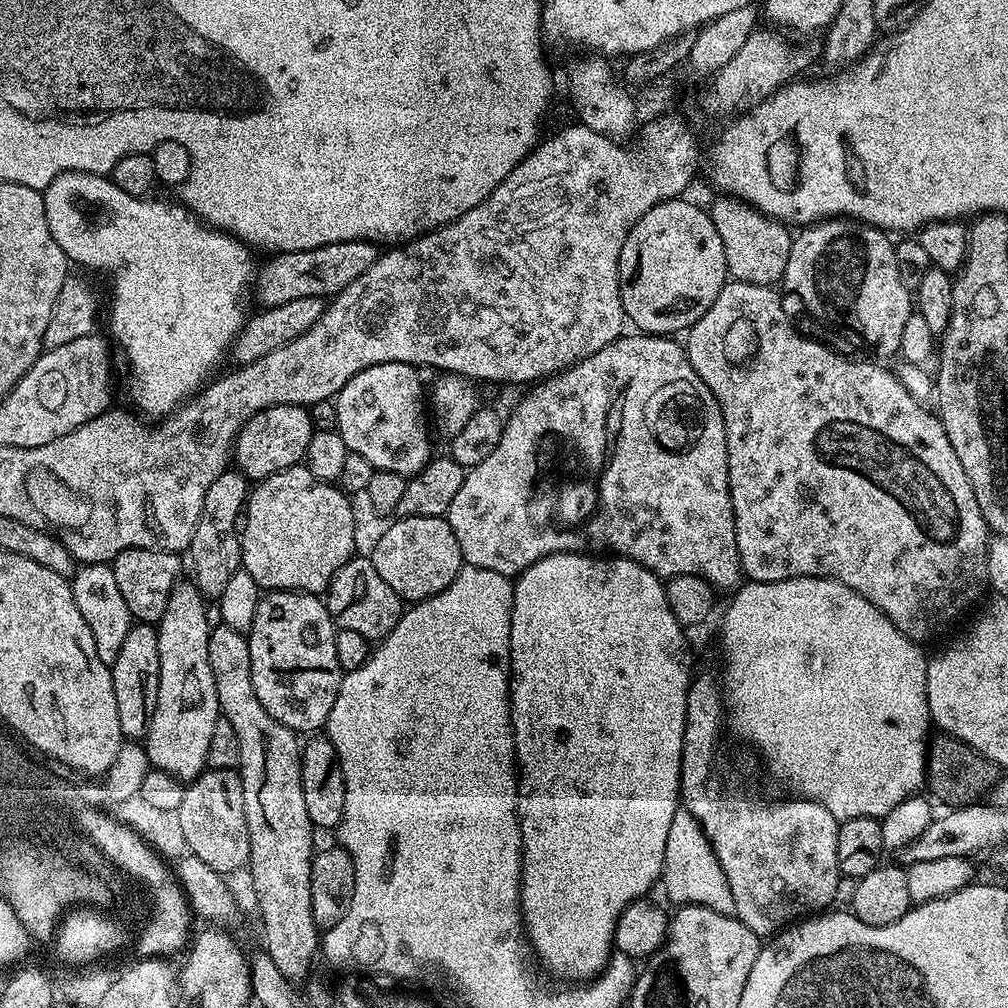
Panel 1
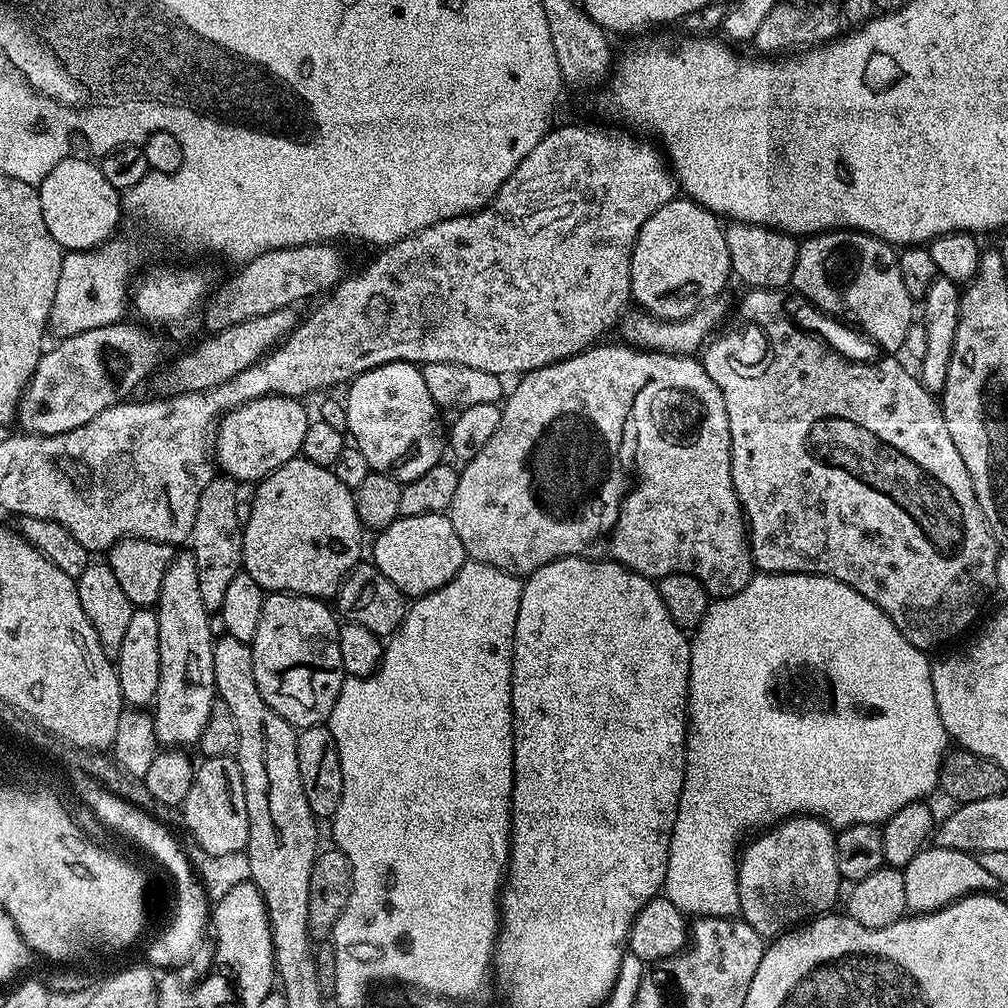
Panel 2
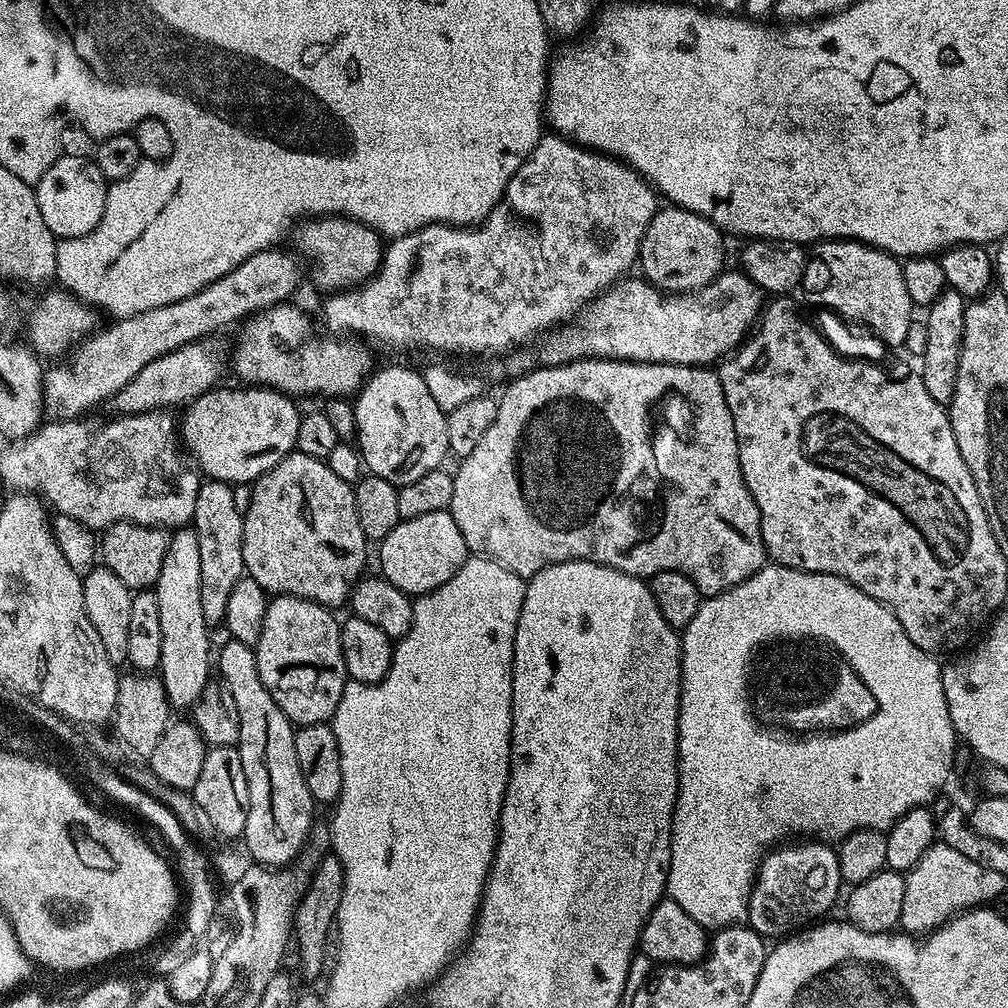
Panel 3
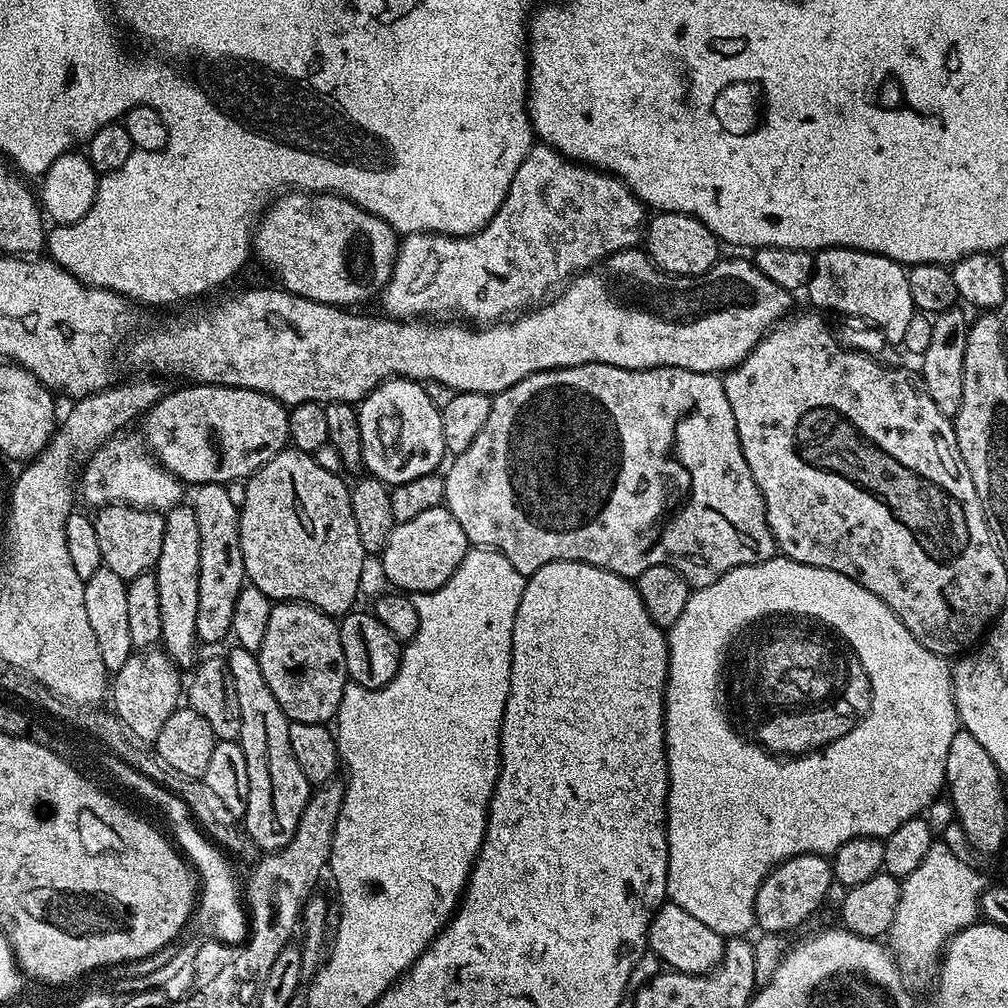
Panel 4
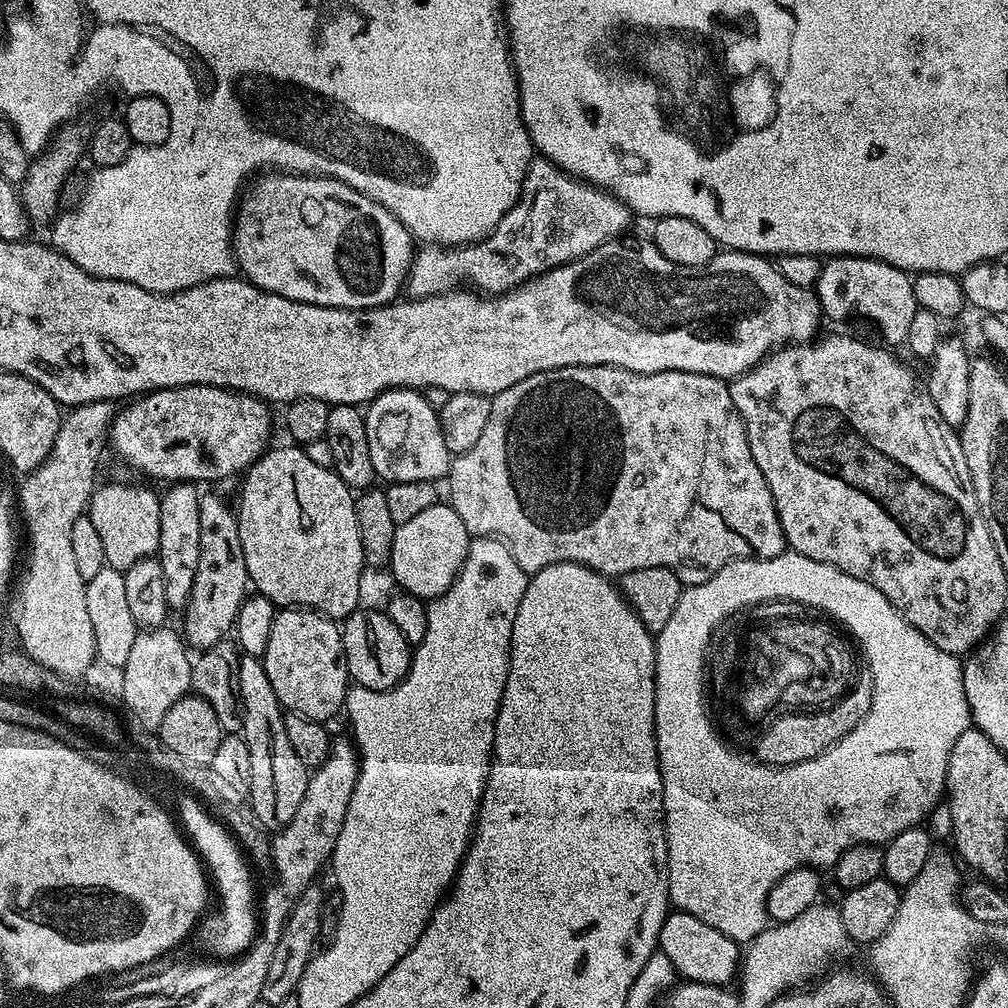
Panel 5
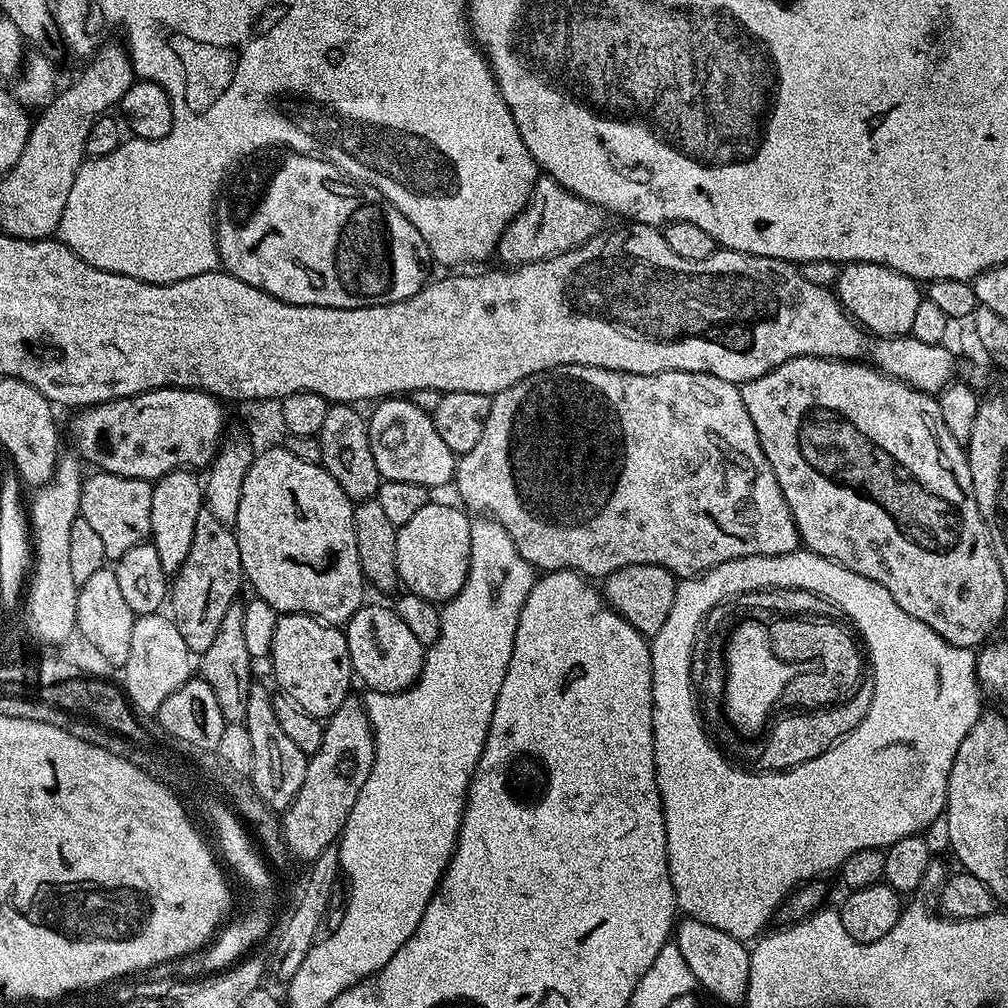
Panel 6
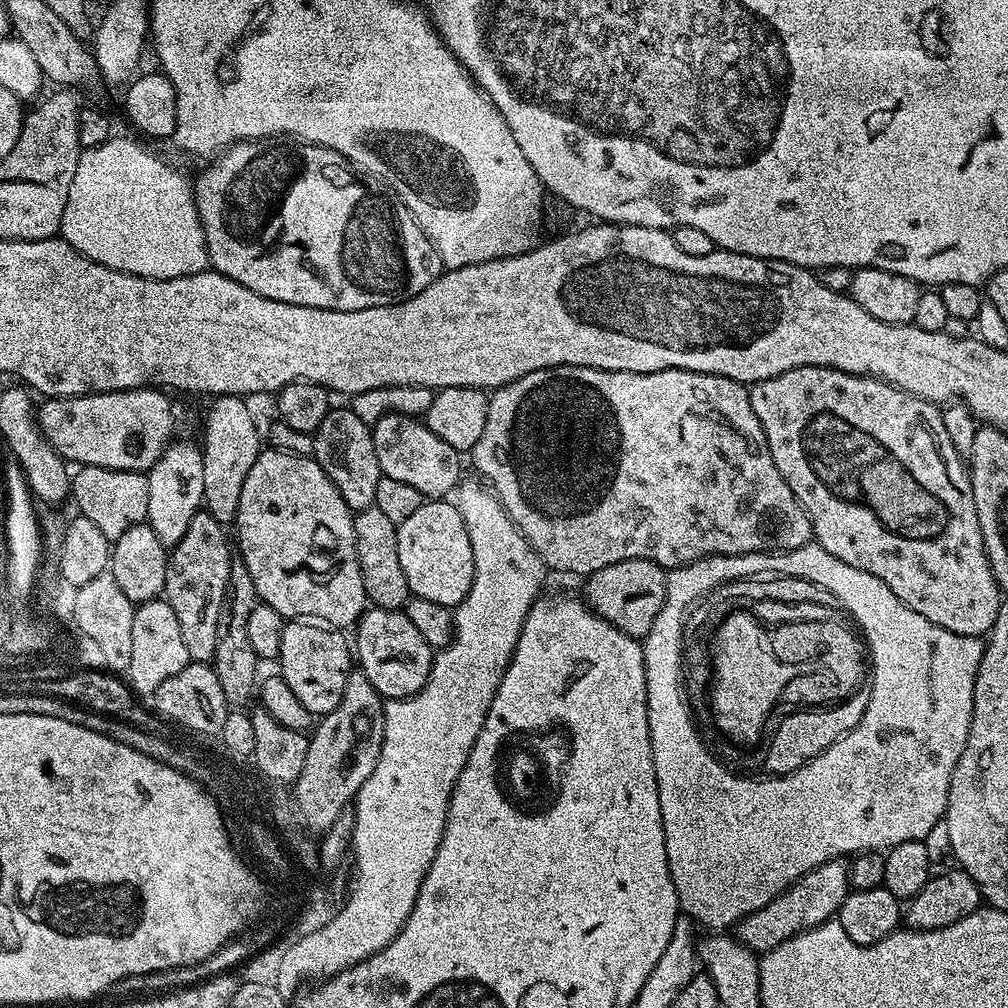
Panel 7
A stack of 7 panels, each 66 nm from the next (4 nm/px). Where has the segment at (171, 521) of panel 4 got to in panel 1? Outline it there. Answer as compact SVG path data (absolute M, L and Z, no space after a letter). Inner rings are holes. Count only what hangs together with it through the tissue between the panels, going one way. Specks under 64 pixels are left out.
M177 583L176 589L170 594L170 602L166 602L166 614L162 616L156 628L160 663L158 702L154 706L154 718L150 718L150 726L142 747L148 753L148 763L153 769L169 772L181 782L191 782L205 771L210 737L214 734L214 726L222 719L222 713L218 702L218 690L214 690L214 674L208 653L210 623L208 624L208 608L204 605L207 604L206 598L195 583L184 583Z

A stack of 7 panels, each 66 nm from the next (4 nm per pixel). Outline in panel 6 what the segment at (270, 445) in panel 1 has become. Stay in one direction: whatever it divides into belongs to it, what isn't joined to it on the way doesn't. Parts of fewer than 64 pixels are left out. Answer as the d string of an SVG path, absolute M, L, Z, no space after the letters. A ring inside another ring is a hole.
M152 388L125 400L108 400L105 404L93 404L90 408L79 409L69 426L72 444L85 461L96 464L101 472L118 474L122 478L138 478L155 482L179 468L189 470L207 469L220 451L224 432L224 408L217 397L196 388Z

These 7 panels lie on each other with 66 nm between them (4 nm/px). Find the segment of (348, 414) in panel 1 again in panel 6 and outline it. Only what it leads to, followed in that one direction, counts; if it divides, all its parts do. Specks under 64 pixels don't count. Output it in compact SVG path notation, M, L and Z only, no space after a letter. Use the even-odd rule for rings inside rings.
M385 398L373 408L376 409L372 416L370 412L367 417L370 450L374 453L374 466L378 466L383 479L418 482L429 490L453 483L457 453L442 442L429 413L420 409L411 398Z

